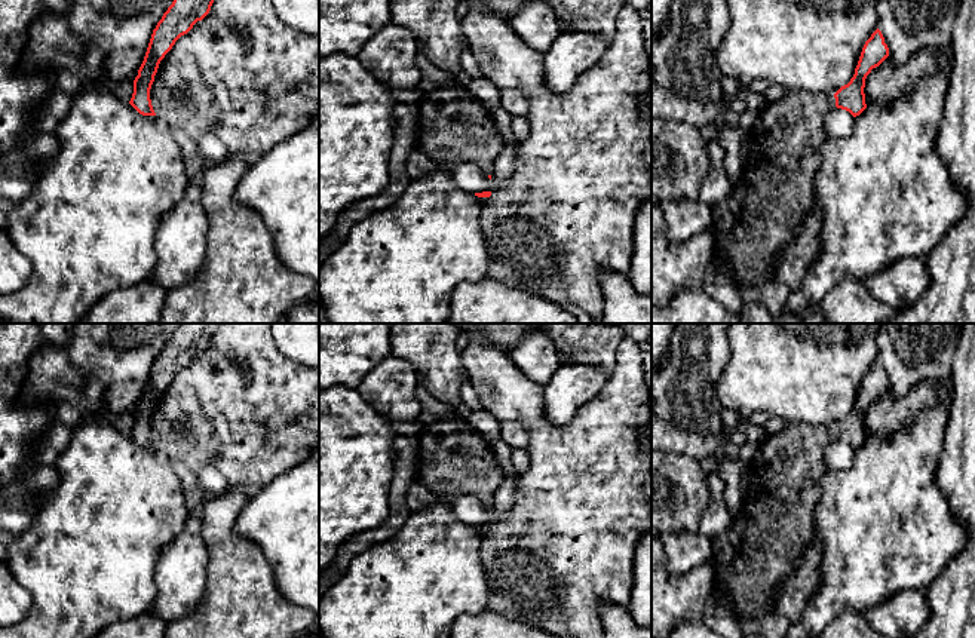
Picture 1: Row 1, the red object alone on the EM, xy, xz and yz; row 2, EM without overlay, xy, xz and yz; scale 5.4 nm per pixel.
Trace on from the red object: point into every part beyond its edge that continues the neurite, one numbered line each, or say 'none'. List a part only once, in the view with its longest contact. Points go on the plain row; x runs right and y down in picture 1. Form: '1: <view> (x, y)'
1: yz (757, 552)

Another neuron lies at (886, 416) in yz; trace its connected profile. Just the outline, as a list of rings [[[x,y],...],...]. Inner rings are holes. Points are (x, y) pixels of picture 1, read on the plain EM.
[[[929,378],[914,384],[904,396],[893,396],[889,389],[865,411],[865,436],[887,441],[892,435],[911,426],[922,410],[935,407],[944,396],[953,402],[948,378]]]

